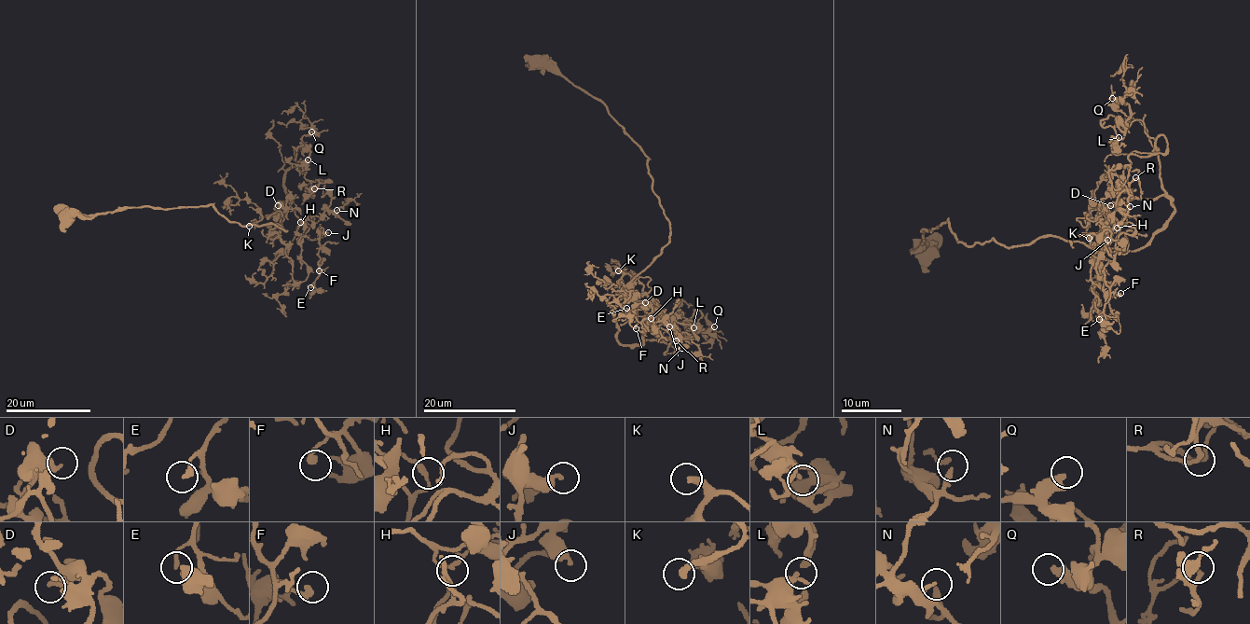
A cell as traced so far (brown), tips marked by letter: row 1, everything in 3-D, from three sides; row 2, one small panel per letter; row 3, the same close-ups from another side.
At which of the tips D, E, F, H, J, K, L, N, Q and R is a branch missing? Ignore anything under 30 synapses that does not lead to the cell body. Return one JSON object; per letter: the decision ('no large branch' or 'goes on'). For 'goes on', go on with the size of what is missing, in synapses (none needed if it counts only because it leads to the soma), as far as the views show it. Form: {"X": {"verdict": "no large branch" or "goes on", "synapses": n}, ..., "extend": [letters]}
{"D": {"verdict": "no large branch"}, "E": {"verdict": "no large branch"}, "F": {"verdict": "no large branch"}, "H": {"verdict": "no large branch"}, "J": {"verdict": "no large branch"}, "K": {"verdict": "goes on", "synapses": 30}, "L": {"verdict": "no large branch"}, "N": {"verdict": "no large branch"}, "Q": {"verdict": "no large branch"}, "R": {"verdict": "no large branch"}, "extend": ["K"]}

